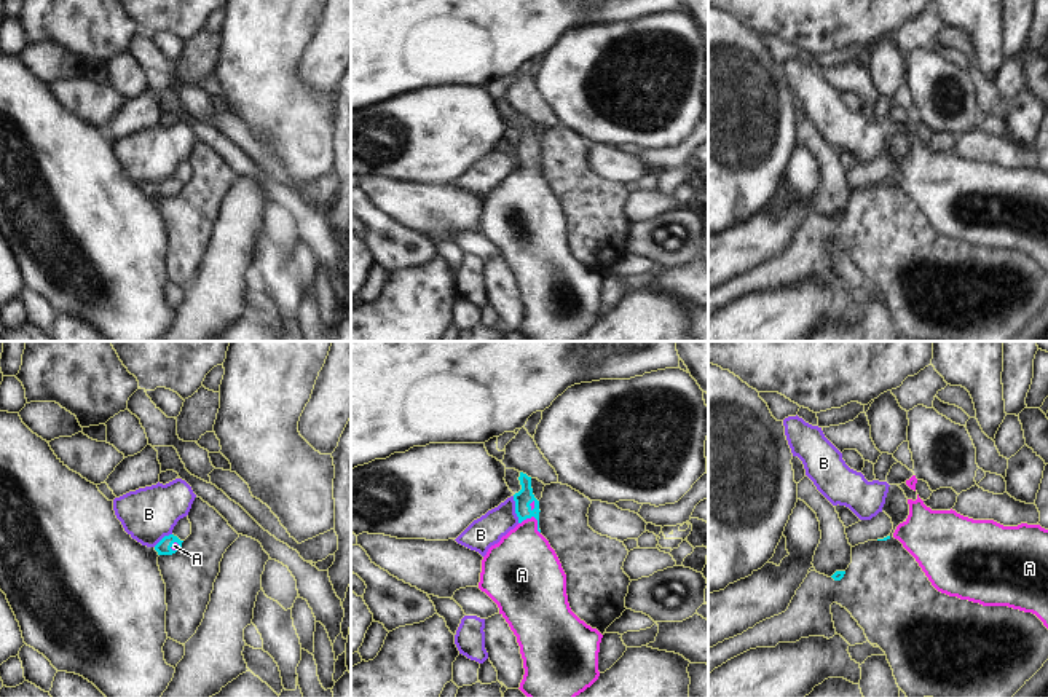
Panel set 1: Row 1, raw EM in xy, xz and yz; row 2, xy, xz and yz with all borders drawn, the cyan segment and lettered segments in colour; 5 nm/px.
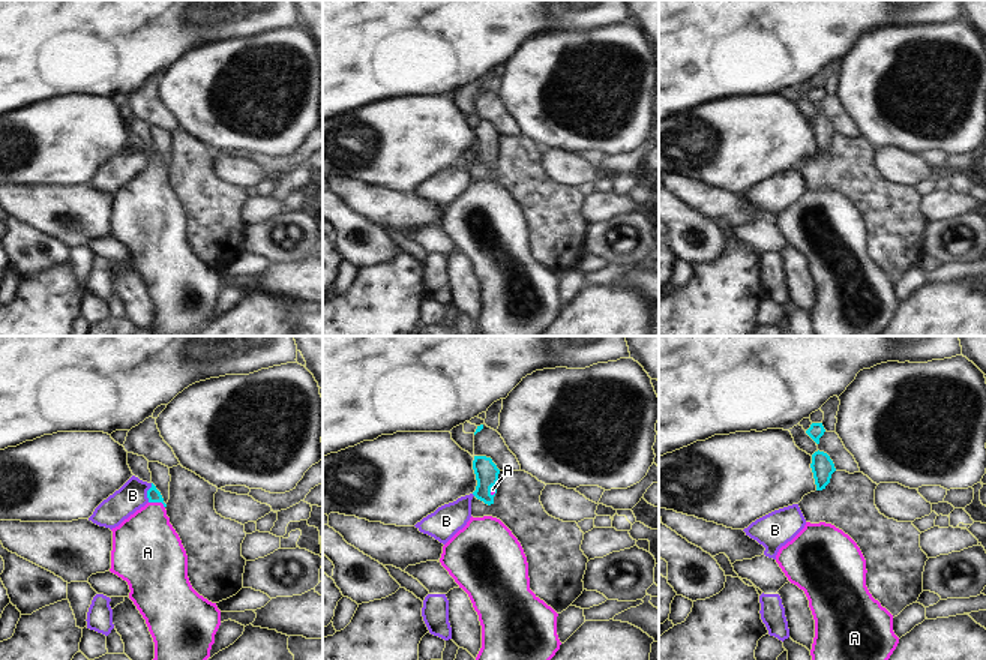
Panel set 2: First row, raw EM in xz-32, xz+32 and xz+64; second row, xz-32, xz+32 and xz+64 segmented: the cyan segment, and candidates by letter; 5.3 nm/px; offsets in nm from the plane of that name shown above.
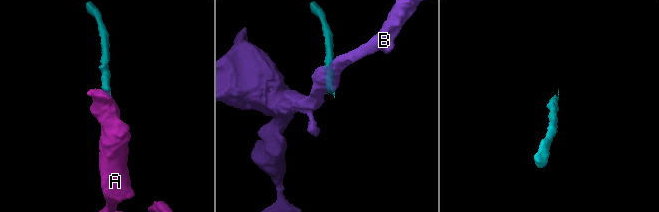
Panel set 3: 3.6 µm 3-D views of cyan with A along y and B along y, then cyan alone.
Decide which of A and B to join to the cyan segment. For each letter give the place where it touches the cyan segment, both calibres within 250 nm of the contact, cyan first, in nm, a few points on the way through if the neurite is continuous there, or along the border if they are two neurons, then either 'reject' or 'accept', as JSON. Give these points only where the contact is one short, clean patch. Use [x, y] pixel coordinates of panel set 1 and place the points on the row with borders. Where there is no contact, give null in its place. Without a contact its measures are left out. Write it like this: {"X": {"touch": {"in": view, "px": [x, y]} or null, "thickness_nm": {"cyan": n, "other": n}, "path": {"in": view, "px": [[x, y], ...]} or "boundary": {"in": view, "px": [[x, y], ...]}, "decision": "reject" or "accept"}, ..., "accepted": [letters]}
{"A": {"touch": {"in": "xz", "px": [535, 517]}, "thickness_nm": {"cyan": 90, "other": 340}, "path": {"in": "xz", "px": [[524, 498], [527, 509], [535, 517], [528, 523], [522, 565]]}, "decision": "accept"}, "B": {"touch": {"in": "xz", "px": [516, 509]}, "thickness_nm": {"cyan": 90, "other": 160}, "boundary": {"in": "xz", "px": [[512, 496], [519, 522]]}, "decision": "reject"}, "accepted": ["A"]}

